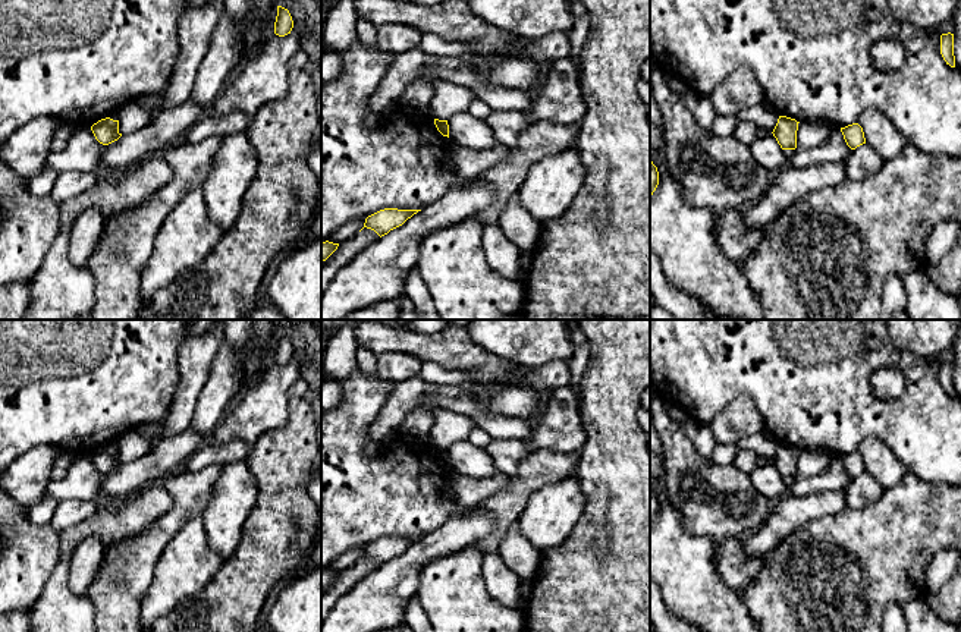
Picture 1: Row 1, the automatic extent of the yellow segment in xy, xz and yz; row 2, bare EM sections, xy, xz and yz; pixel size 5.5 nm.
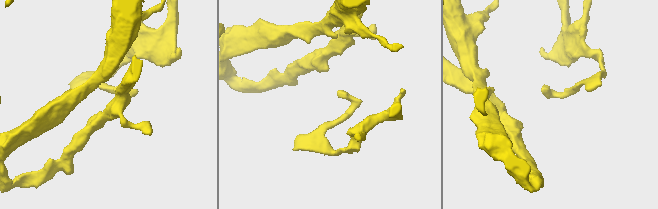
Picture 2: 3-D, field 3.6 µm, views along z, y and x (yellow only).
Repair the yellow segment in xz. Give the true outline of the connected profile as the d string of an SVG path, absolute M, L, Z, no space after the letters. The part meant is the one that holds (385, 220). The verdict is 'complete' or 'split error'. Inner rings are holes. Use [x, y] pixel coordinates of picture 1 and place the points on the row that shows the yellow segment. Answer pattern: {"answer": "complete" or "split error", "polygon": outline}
{"answer": "complete", "polygon": "M384 208L365 218L364 227L374 230L380 238L402 226L421 210Z"}

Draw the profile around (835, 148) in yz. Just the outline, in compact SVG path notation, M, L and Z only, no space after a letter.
M838 129L817 147L797 147L788 160L788 164L797 169L805 169L820 163L838 163L849 157L851 153L852 150L847 145L841 129Z

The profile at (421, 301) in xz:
M417 267L408 274L403 293L409 298L418 320L442 320Z

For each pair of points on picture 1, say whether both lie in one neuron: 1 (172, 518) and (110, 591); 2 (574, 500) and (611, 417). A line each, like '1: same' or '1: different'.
1: same
2: different

